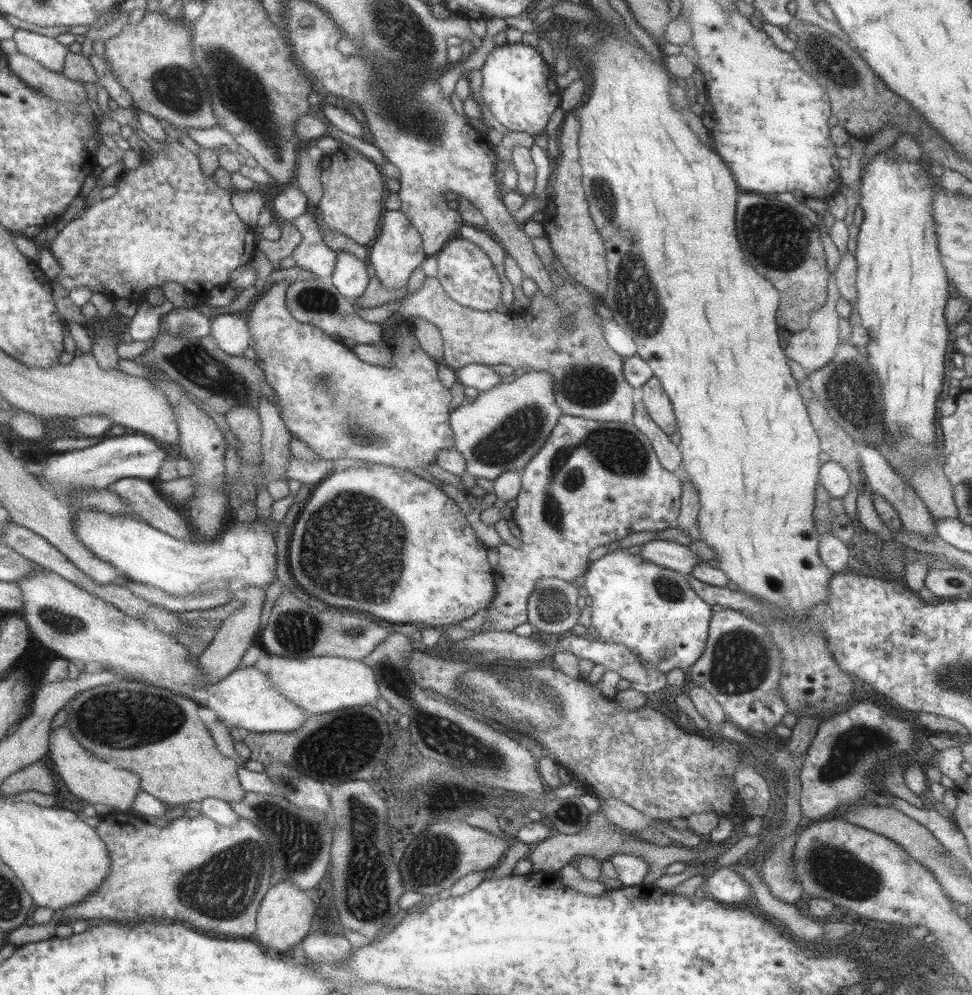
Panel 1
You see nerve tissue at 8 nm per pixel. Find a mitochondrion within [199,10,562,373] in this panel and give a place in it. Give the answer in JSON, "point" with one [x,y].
{"point":[239,92]}

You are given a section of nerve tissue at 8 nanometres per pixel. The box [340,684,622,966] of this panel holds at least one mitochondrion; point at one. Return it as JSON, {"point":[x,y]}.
{"point":[429,862]}

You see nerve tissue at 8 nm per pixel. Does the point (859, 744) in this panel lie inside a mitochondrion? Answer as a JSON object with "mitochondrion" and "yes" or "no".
{"mitochondrion":"yes"}

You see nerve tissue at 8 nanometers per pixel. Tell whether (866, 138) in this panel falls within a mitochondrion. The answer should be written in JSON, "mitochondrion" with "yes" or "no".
{"mitochondrion":"no"}

